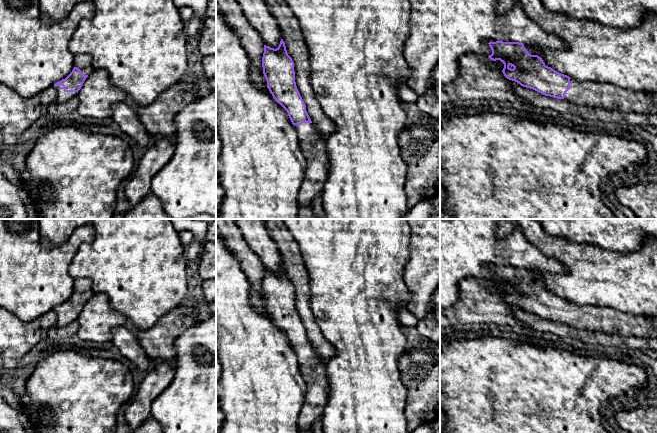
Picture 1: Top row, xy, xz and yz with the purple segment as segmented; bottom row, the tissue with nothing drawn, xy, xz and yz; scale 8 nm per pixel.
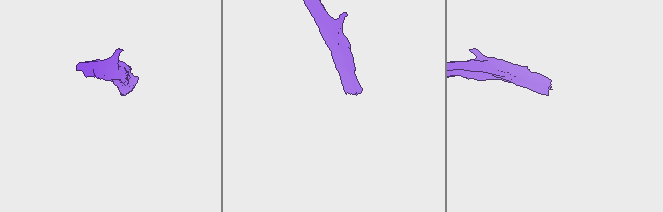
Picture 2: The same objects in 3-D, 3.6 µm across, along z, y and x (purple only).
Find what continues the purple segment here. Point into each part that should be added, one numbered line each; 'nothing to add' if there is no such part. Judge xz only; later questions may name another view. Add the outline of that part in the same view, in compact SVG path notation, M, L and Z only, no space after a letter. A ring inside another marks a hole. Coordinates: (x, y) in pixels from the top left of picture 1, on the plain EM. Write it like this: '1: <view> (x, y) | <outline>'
1: xz (312, 370) | M313 347L295 349L300 375L307 392L298 418L300 433L312 433L314 422L320 420L329 398L329 383L325 365L320 361Z

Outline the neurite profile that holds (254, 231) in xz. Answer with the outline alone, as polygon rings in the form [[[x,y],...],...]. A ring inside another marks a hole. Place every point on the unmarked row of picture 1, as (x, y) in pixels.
[[[235,219],[250,249],[260,258],[264,269],[278,272],[282,263],[278,245],[270,236],[264,219]]]

